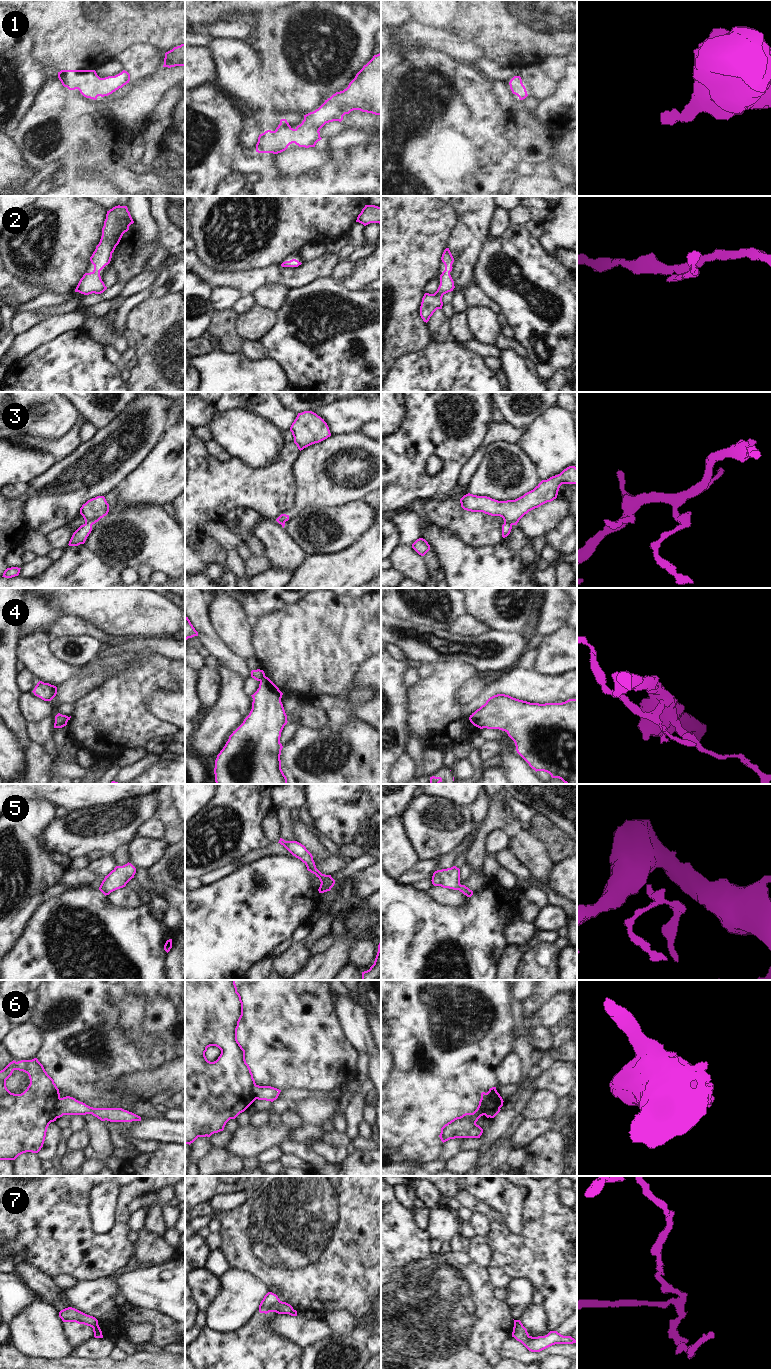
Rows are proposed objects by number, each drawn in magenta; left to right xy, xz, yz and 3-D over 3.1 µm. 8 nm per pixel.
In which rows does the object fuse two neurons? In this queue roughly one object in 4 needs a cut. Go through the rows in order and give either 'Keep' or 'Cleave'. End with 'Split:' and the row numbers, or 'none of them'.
1: Keep
2: Keep
3: Cleave
4: Cleave
5: Keep
6: Cleave
7: Keep
Split: 3, 4, 6.

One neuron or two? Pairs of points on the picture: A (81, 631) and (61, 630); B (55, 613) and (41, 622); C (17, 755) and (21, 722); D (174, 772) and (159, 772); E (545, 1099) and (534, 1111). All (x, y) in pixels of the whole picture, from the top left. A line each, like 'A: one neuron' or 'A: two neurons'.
A: one neuron
B: one neuron
C: two neurons
D: one neuron
E: one neuron

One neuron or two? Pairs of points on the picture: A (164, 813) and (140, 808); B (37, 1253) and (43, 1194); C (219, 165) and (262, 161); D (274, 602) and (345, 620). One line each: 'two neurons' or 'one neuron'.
A: two neurons
B: one neuron
C: one neuron
D: two neurons

